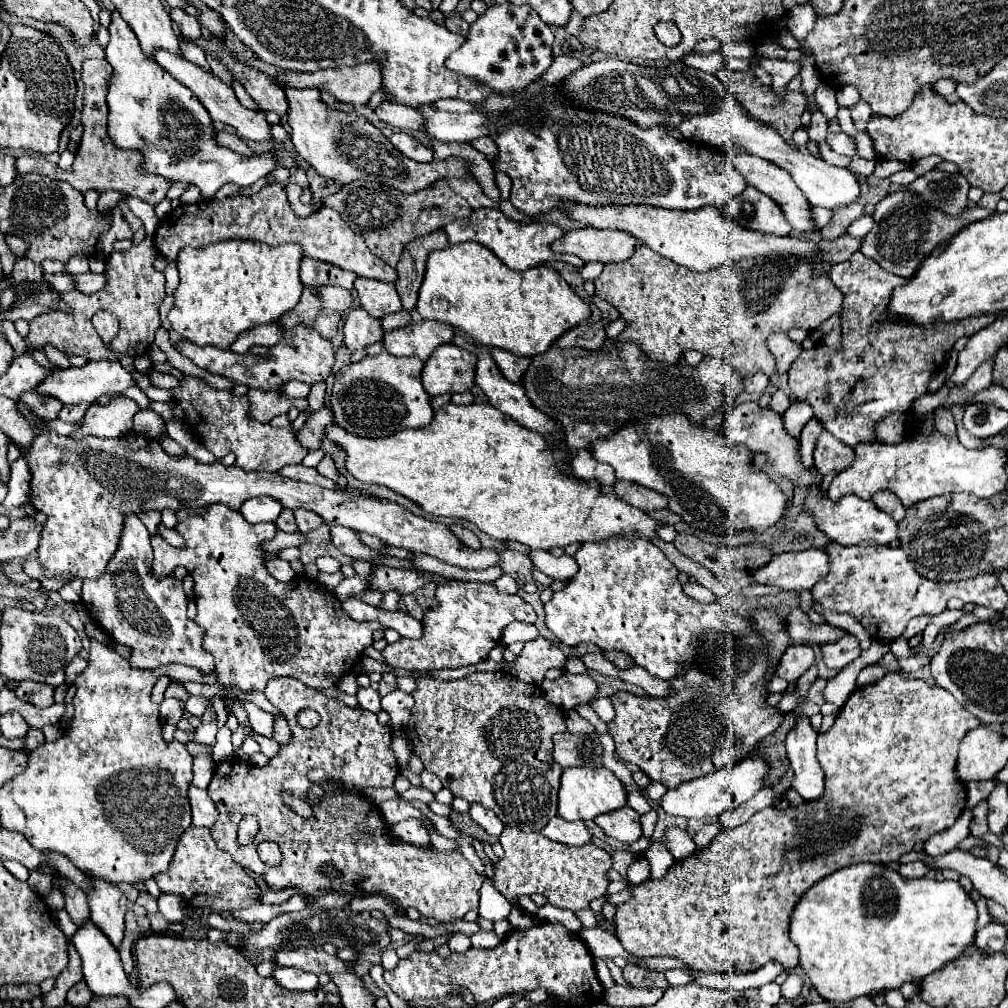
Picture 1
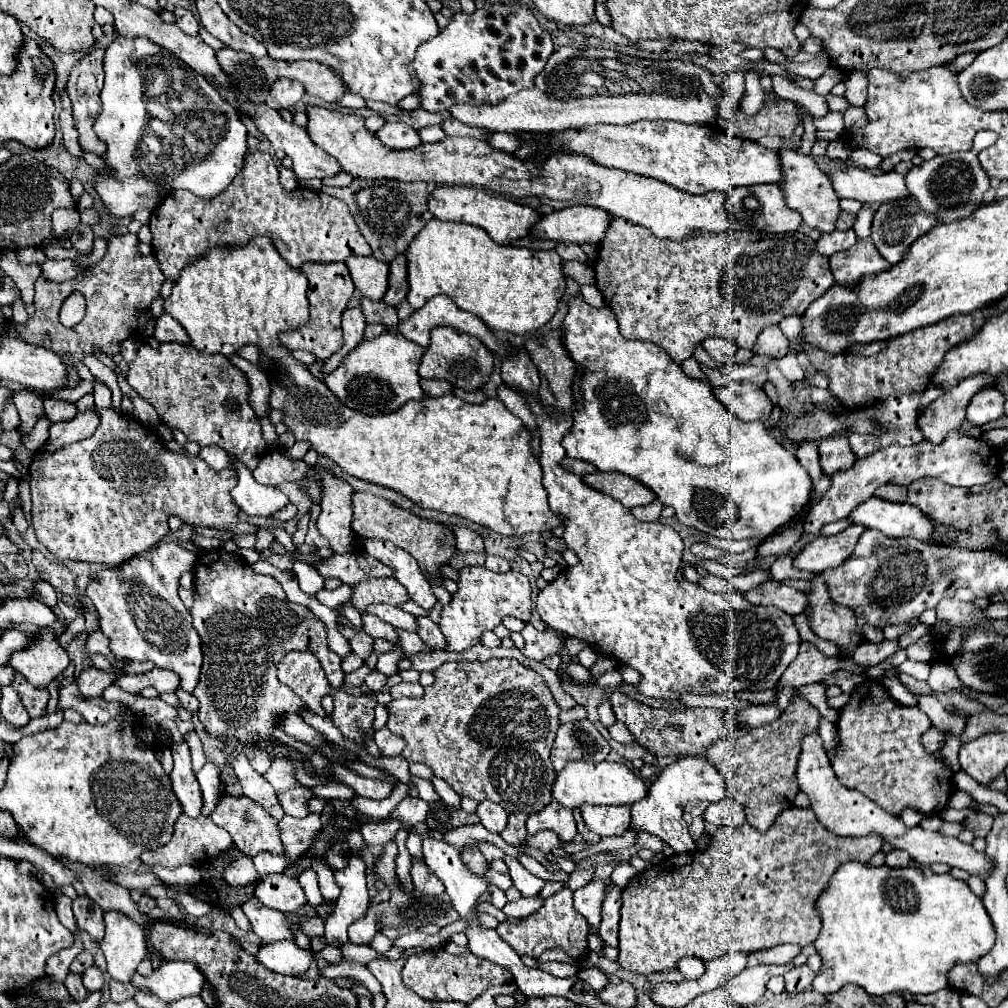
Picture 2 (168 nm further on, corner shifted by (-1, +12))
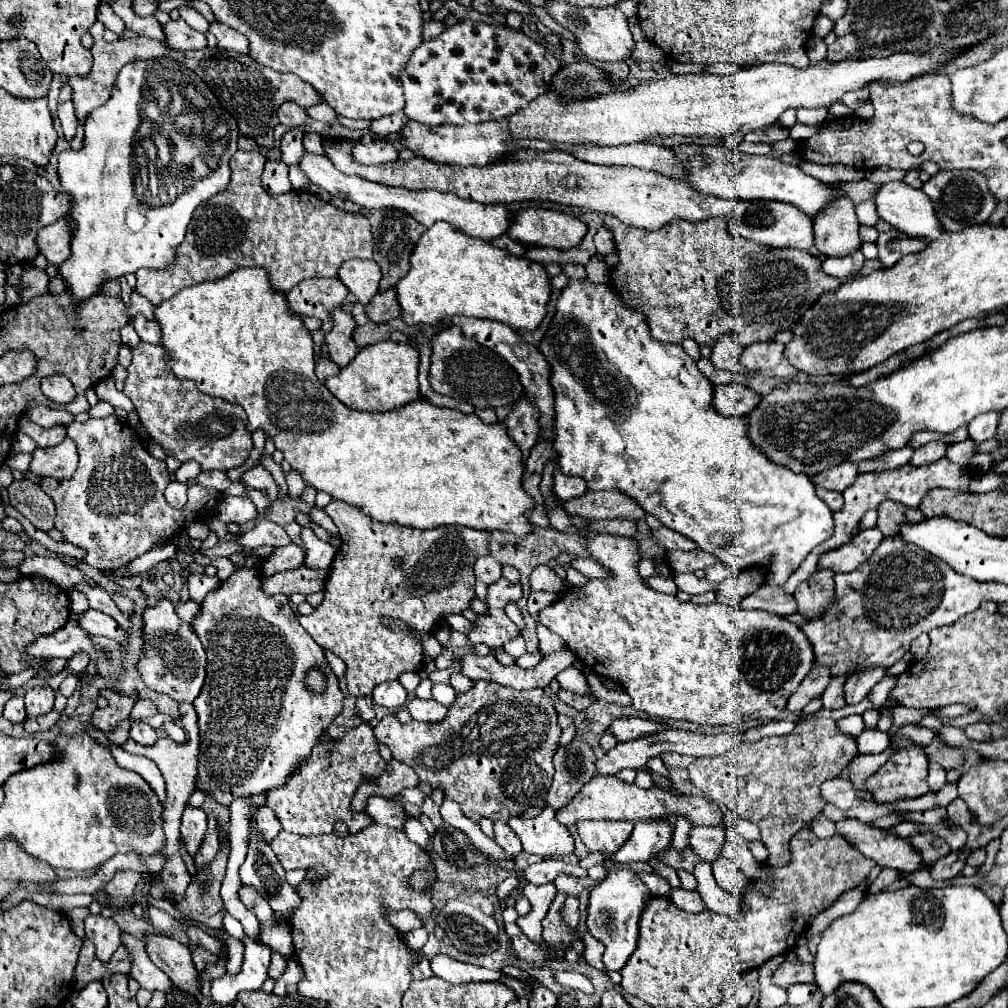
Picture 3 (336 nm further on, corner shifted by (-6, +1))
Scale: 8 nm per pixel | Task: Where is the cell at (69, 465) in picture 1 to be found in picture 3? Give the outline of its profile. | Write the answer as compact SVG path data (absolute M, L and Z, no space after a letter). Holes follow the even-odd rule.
M115 416L73 421L66 436L77 442L79 466L69 480L41 478L41 490L55 502L55 528L63 532L65 540L87 550L85 564L97 570L117 570L127 566L137 556L149 552L153 546L171 540L191 522L205 520L217 506L219 492L199 484L189 486L187 504L177 510L171 508L163 496L169 484L165 462L153 458L139 434L121 424Z

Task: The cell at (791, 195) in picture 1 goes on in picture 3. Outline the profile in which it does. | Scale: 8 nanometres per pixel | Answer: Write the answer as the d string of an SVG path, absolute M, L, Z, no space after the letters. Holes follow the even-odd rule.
M839 194L813 218L813 228L815 248L825 256L849 256L861 248L855 206L845 194Z

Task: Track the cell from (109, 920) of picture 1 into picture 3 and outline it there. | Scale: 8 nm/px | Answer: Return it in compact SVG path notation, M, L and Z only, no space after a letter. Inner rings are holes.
M121 934L121 942L131 950L131 956L133 956L133 970L131 970L131 976L139 982L141 988L149 990L149 992L155 992L155 990L161 990L161 992L171 992L173 984L171 980L167 978L165 972L161 972L147 956L145 952L145 946L141 940L129 936L129 934Z

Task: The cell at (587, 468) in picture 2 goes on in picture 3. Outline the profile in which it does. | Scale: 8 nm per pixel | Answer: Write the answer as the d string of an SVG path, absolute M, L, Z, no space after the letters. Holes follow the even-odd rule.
M561 470L555 472L555 484L553 484L553 490L557 494L559 500L569 500L569 498L577 498L577 496L583 496L587 492L587 486L581 478L577 476L565 476L561 474Z

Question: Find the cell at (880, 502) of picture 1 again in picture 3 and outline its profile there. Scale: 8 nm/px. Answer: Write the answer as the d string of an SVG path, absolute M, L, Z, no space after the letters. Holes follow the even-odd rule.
M885 500L879 504L879 520L877 528L885 534L885 538L895 538L901 532L903 524L915 524L921 522L925 516L919 508L907 508L901 504L895 504L893 500Z

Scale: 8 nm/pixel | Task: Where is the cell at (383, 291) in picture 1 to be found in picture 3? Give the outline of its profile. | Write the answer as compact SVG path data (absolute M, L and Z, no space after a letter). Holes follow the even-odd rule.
M347 260L337 278L347 286L361 304L369 304L379 290L381 270L375 260Z

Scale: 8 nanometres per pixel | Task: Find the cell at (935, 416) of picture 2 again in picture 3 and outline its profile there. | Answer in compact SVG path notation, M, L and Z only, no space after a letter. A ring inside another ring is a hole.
M929 442L929 444L925 444L925 446L921 446L921 448L915 450L915 454L909 460L909 464L911 466L931 464L931 462L935 462L935 460L939 460L939 458L945 456L945 448L947 448L945 442Z

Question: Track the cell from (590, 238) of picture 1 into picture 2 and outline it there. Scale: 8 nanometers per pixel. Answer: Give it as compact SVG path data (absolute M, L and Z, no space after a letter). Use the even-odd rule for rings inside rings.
M574 205L542 217L542 221L532 227L530 235L536 239L554 239L562 243L598 245L602 237L606 237L610 219L614 217L598 207Z

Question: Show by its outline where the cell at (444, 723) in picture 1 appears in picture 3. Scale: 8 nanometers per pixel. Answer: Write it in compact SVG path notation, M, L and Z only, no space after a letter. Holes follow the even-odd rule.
M479 680L479 682L473 684L473 688L471 688L469 692L457 694L453 706L449 708L447 718L441 720L439 724L425 724L425 722L415 722L415 720L411 720L409 724L401 724L393 714L387 714L387 716L377 724L375 736L377 736L379 744L385 744L385 746L393 752L393 758L395 758L395 760L399 760L399 762L411 766L411 768L417 772L421 784L441 786L447 798L459 802L463 814L465 814L469 820L479 822L481 818L489 818L489 820L493 820L493 822L495 822L495 820L507 822L507 820L513 818L513 816L521 816L521 814L523 814L527 808L531 808L531 806L545 806L545 796L547 796L547 790L549 790L549 786L551 786L553 772L555 772L555 770L553 770L553 754L555 754L555 746L557 746L557 742L559 742L559 736L561 736L561 730L559 730L559 726L557 726L557 712L555 712L555 708L553 708L553 702L551 702L551 698L549 698L543 690L521 690L521 692L519 692L519 690L513 690L513 688L499 686L499 684L495 684L495 682Z

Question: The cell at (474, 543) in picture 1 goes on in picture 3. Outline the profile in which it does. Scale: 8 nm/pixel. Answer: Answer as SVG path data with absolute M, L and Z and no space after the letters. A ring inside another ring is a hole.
M487 556L487 558L479 558L475 562L475 576L477 580L481 580L483 584L493 584L501 578L501 562L497 562L493 556Z

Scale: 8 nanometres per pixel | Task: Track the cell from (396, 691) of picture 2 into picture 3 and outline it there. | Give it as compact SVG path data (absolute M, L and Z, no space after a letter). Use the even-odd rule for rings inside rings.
M415 698L407 704L407 710L411 712L413 720L419 720L419 722L429 722L429 724L435 724L437 720L443 720L447 716L447 708L437 704L435 700L421 700L421 698Z

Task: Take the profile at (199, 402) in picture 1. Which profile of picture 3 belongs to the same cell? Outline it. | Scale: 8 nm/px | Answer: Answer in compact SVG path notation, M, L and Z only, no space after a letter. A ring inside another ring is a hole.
M139 342L135 348L131 348L131 352L133 352L133 362L127 368L129 376L125 380L123 394L135 404L141 424L145 426L147 434L165 450L165 454L175 456L179 462L195 460L195 462L199 462L199 466L203 470L223 470L225 472L229 468L241 466L253 448L251 434L245 428L245 410L235 404L223 402L221 398L203 394L191 380L177 380L173 376L171 368L165 364L165 352L161 346Z

